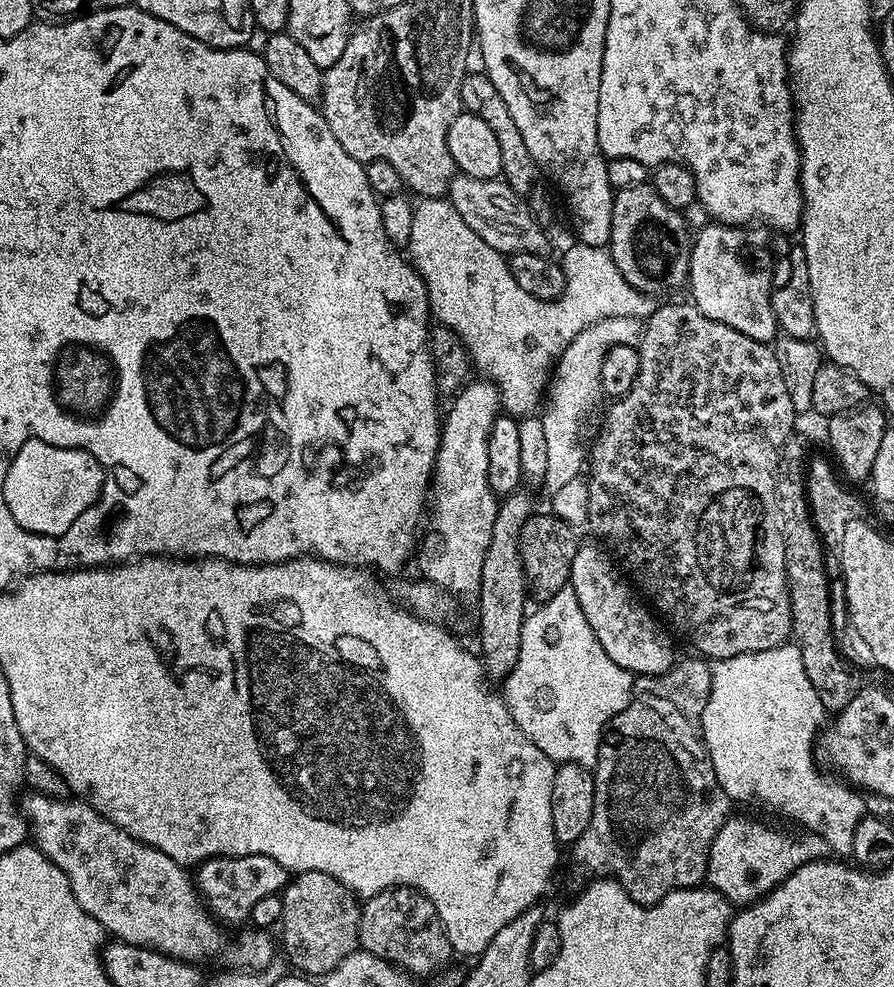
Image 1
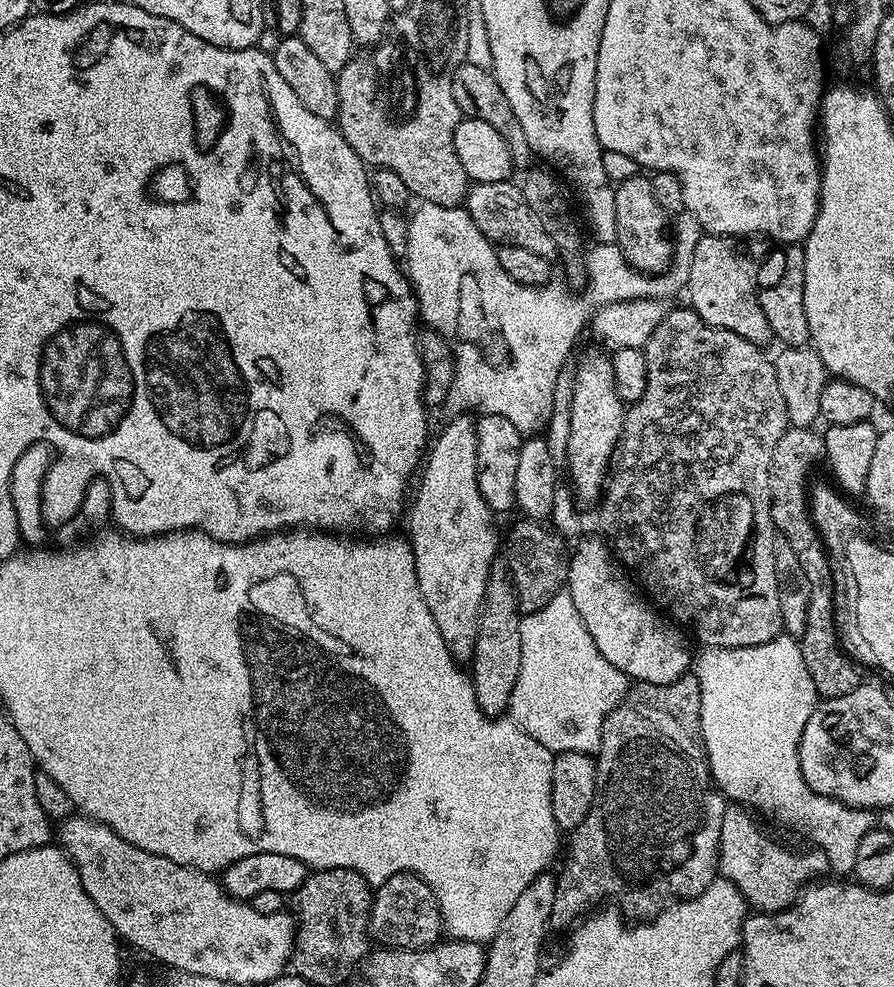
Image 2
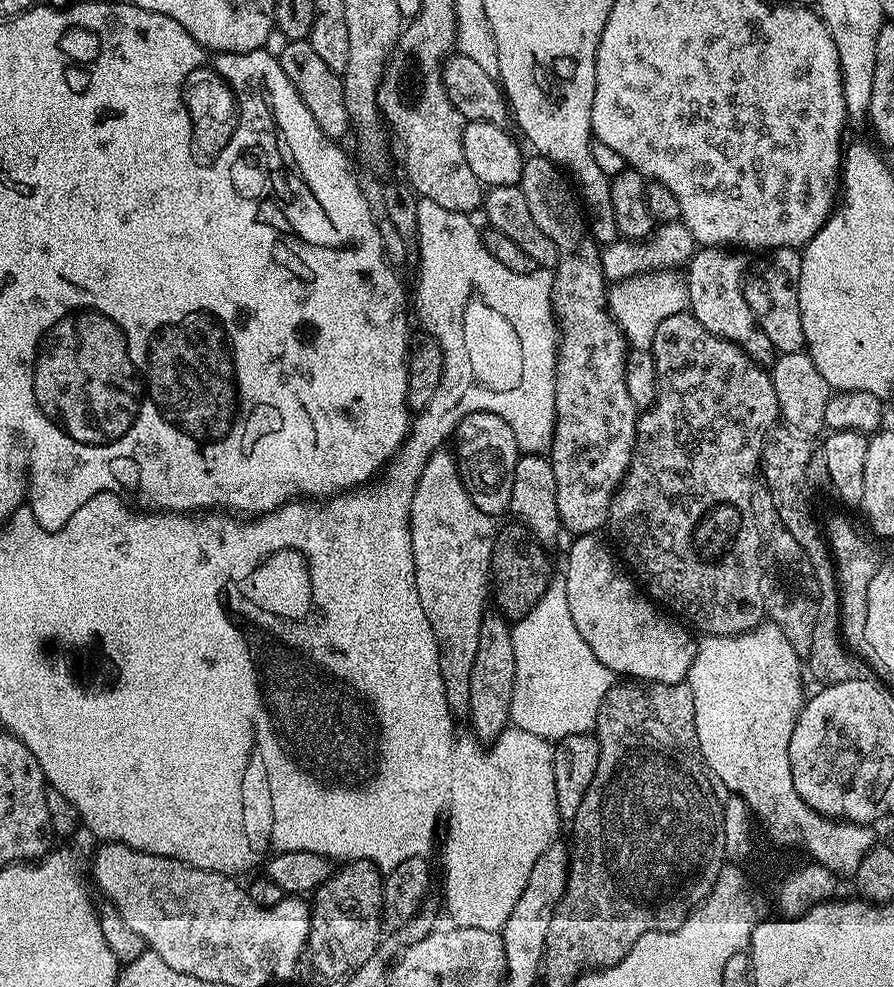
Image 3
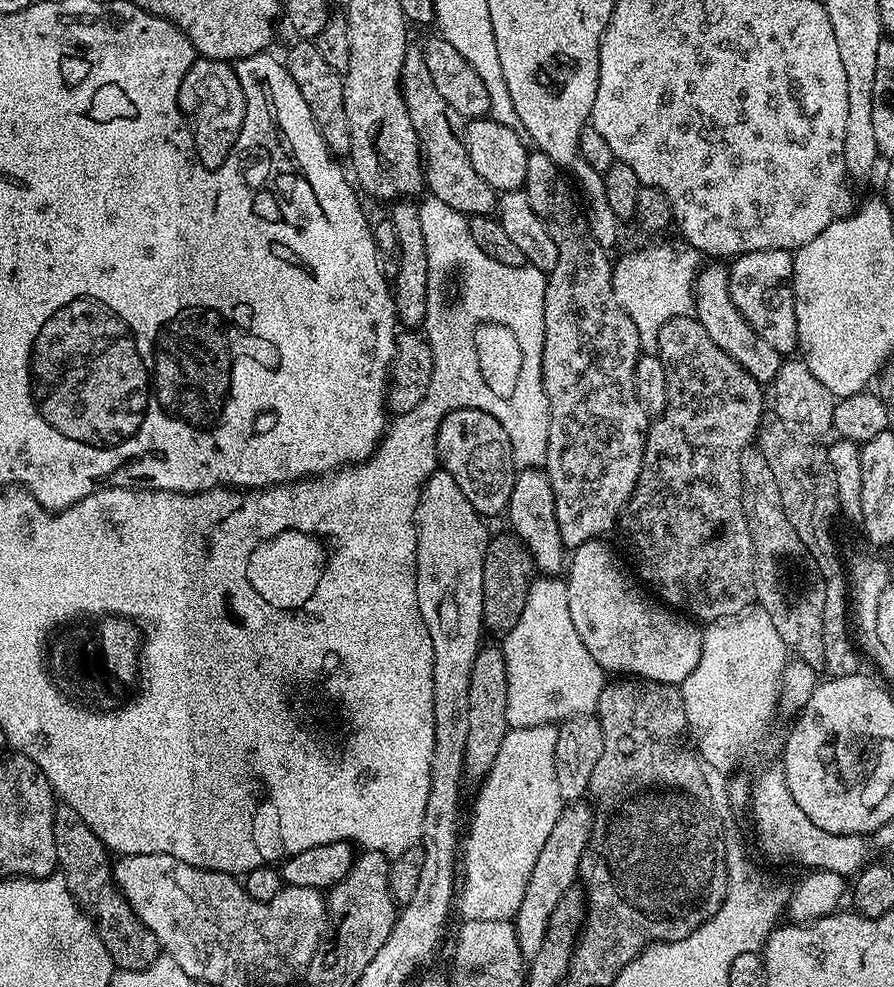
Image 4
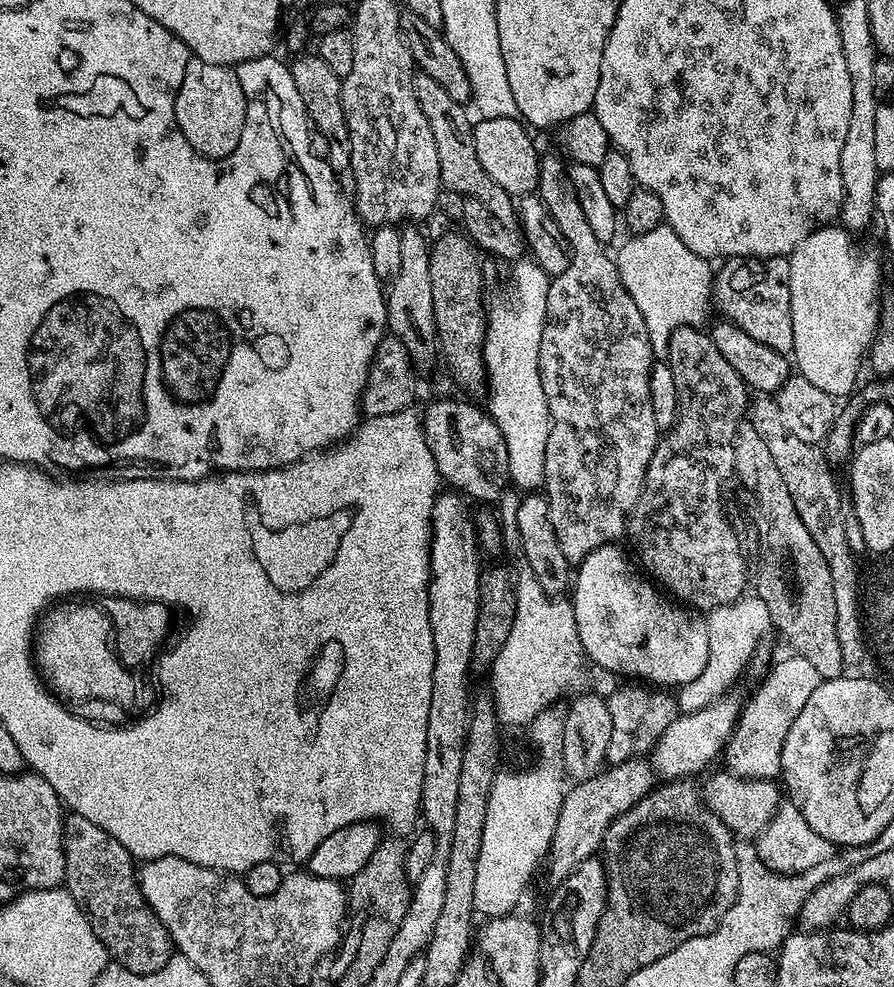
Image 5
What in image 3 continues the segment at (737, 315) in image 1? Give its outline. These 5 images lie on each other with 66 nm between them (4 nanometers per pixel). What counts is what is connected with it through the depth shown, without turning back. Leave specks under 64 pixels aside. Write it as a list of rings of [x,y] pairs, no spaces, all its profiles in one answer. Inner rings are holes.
[[[704,246],[686,265],[688,281],[688,306],[694,318],[710,330],[710,334],[718,334],[718,338],[726,338],[741,348],[755,364],[771,366],[777,358],[774,342],[766,338],[766,330],[758,326],[754,314],[744,297],[744,260],[735,251],[724,246]]]

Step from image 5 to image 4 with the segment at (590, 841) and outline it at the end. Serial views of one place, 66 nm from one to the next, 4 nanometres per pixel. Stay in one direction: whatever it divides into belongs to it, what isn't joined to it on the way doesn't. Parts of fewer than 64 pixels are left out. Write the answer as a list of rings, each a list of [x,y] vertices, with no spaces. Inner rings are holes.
[[[572,802],[561,807],[558,822],[554,822],[554,830],[550,830],[550,838],[546,838],[546,846],[538,853],[534,861],[534,870],[530,870],[530,878],[526,882],[526,894],[522,894],[522,902],[514,917],[516,937],[520,952],[525,958],[539,954],[546,934],[546,926],[550,922],[550,914],[554,914],[554,906],[558,906],[562,894],[577,883],[580,876],[580,859],[588,845],[592,833],[594,812],[587,803]]]

